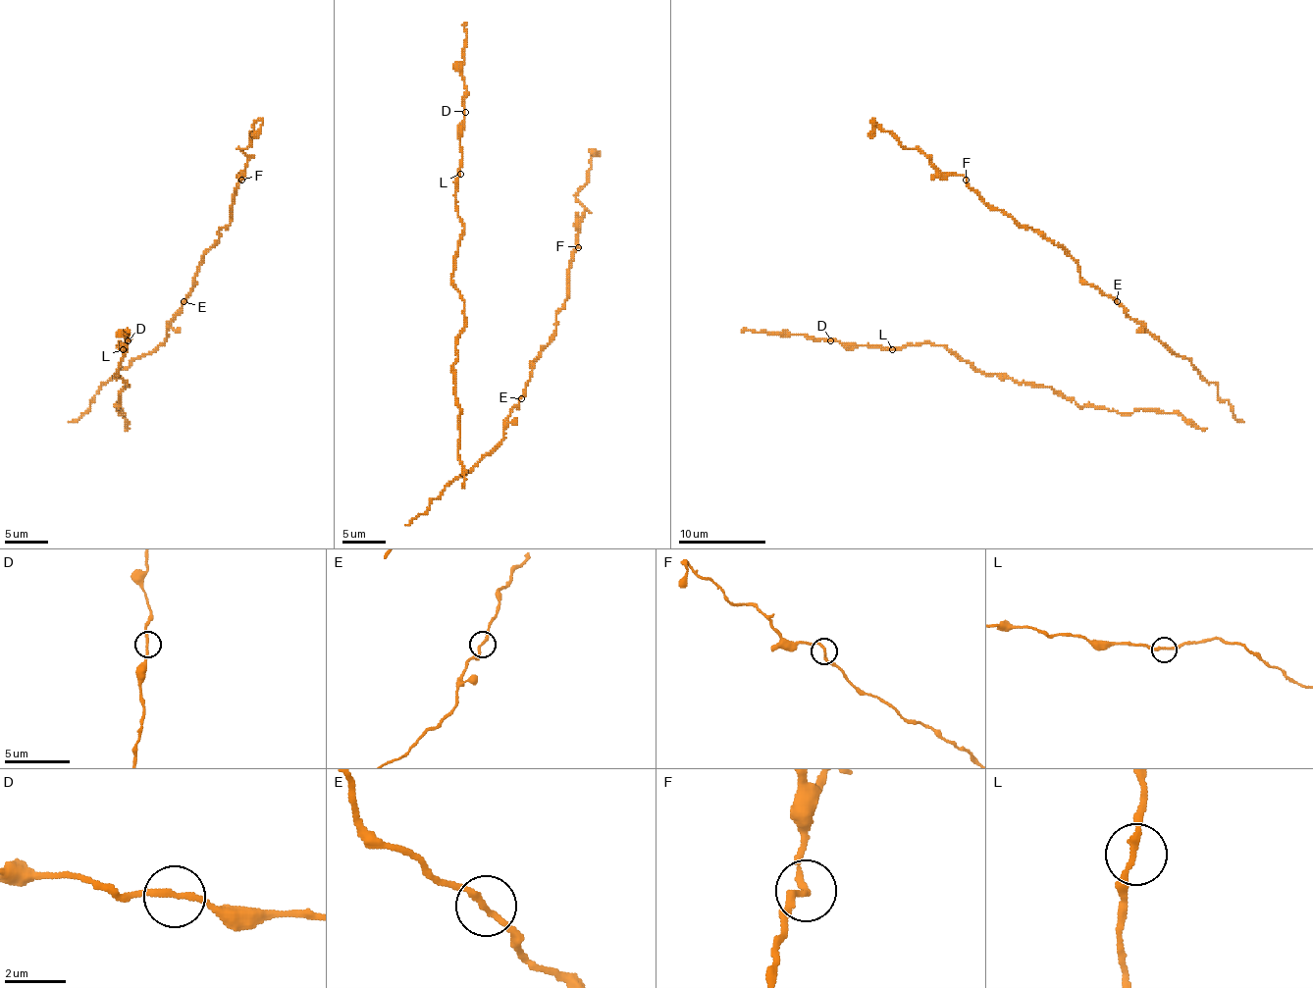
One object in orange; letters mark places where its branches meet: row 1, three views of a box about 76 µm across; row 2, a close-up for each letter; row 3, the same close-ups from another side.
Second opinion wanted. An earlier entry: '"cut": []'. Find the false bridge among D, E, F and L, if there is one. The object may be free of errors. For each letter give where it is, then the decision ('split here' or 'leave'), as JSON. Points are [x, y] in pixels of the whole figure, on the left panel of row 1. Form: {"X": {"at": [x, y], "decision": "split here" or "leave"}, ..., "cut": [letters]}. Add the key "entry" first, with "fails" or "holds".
{"entry": "holds", "D": {"at": [128, 340], "decision": "leave"}, "E": {"at": [183, 301], "decision": "leave"}, "F": {"at": [241, 180], "decision": "leave"}, "L": {"at": [123, 349], "decision": "leave"}, "cut": []}

